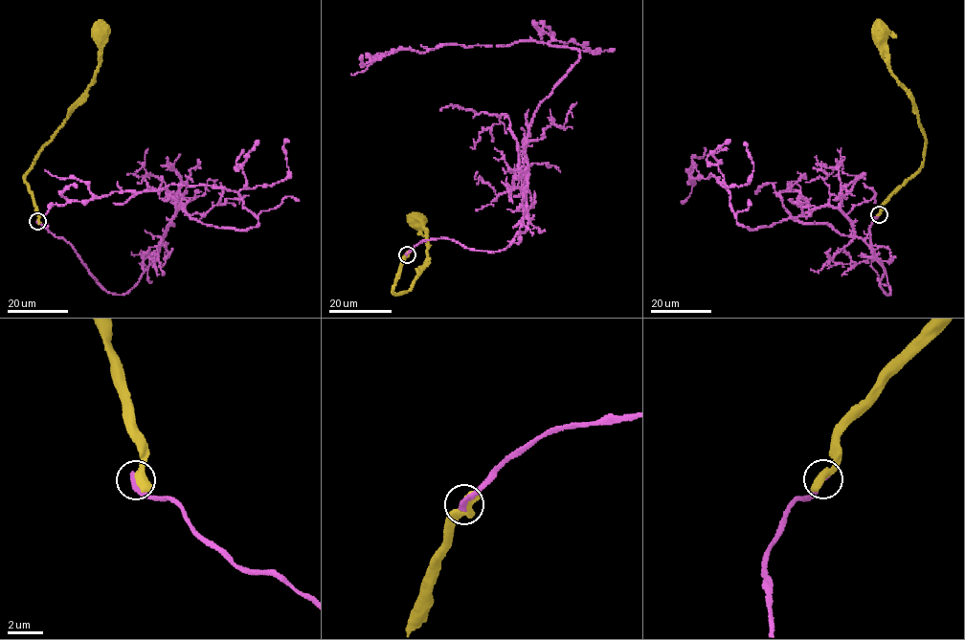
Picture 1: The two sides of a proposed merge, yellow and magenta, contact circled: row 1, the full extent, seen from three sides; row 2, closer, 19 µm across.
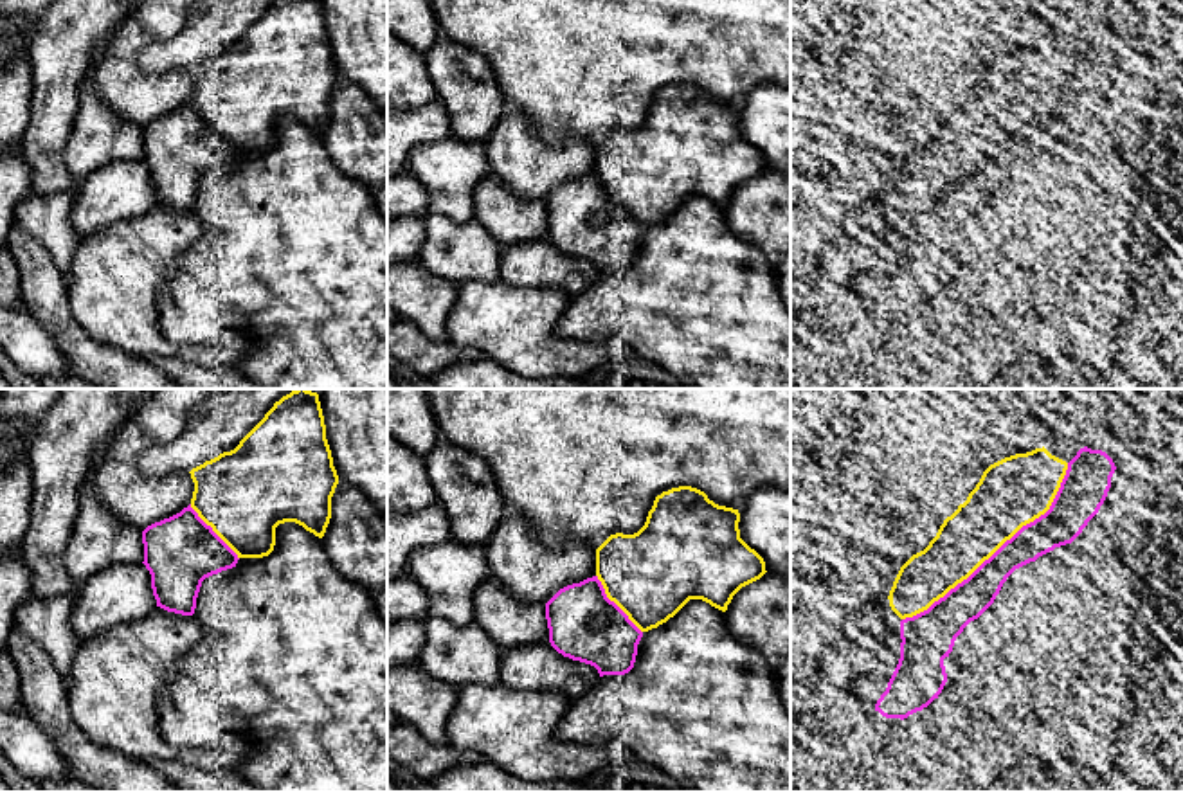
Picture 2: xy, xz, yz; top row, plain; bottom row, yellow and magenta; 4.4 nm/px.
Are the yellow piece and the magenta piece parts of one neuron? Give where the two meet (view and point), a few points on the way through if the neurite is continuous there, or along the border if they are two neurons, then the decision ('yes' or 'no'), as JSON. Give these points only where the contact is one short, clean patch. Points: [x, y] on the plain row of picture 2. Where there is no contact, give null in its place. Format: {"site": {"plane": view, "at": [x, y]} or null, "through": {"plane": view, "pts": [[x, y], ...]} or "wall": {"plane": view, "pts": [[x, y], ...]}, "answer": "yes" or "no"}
{"site": {"plane": "yz", "at": [998, 144]}, "answer": "no"}

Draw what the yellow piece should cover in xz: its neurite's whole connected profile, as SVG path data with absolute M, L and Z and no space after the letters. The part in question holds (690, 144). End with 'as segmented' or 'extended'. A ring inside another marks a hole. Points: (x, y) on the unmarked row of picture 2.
M691 83L655 94L645 122L634 131L610 131L596 146L596 173L605 191L628 216L648 229L673 214L690 196L702 196L726 209L733 193L760 176L763 155L740 135L738 106L718 103Z; as segmented

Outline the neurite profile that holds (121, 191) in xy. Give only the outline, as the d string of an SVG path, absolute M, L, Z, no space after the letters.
M115 160L79 184L70 221L81 239L97 238L110 225L137 220L155 205L157 196L146 162Z

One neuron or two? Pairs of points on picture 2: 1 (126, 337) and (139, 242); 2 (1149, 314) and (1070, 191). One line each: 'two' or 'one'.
1: one
2: two

